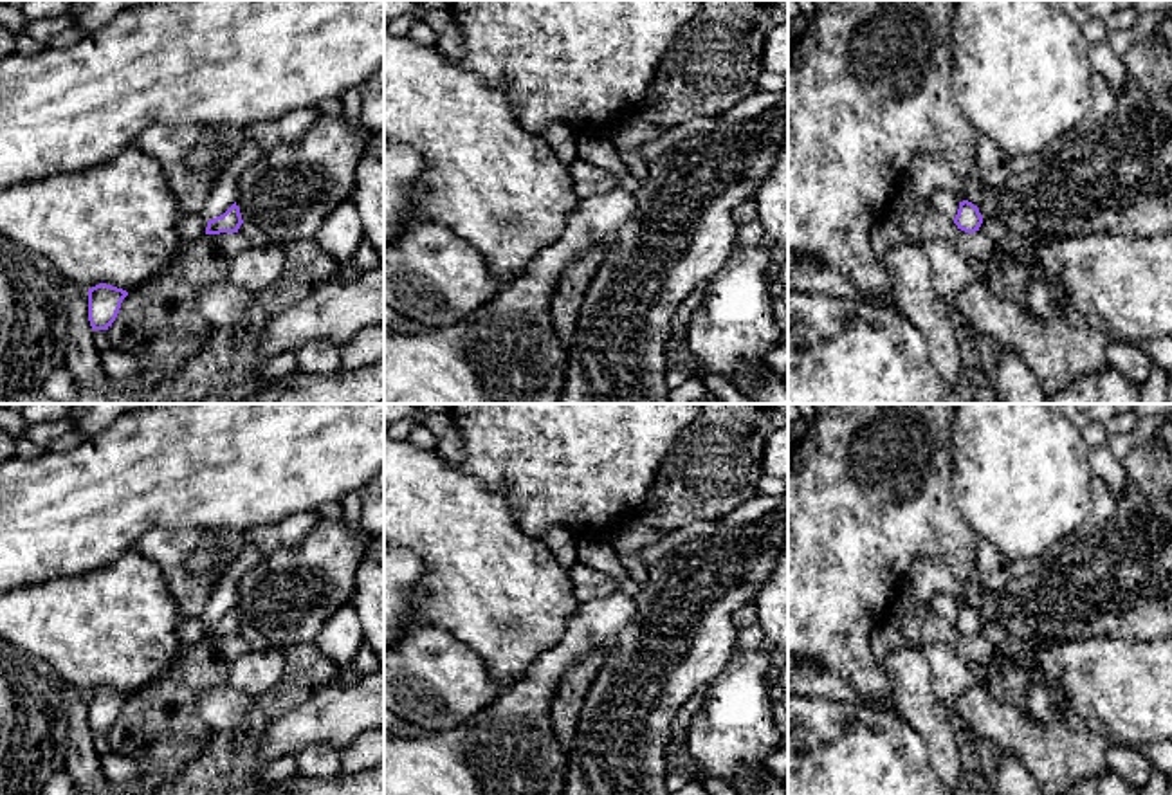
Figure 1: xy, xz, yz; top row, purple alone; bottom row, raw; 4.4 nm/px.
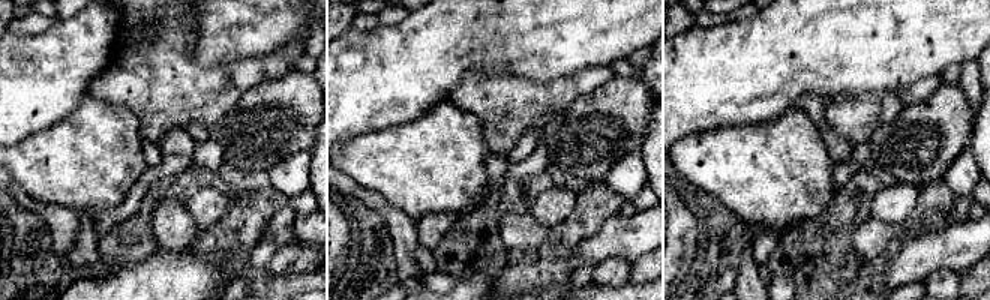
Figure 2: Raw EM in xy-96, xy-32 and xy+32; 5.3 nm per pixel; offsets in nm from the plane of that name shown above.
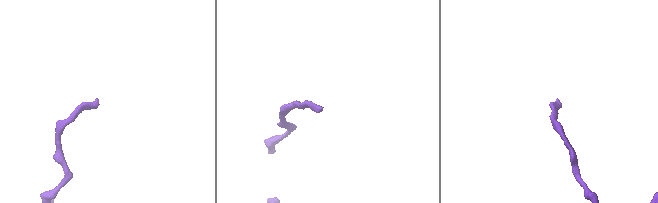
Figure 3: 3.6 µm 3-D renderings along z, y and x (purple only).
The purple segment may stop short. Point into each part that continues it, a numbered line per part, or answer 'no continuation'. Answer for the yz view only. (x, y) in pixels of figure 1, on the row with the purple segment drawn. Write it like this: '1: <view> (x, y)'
no continuation

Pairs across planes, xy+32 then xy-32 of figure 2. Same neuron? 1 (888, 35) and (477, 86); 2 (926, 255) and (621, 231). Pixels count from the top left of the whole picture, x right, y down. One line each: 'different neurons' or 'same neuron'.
1: different neurons
2: same neuron

